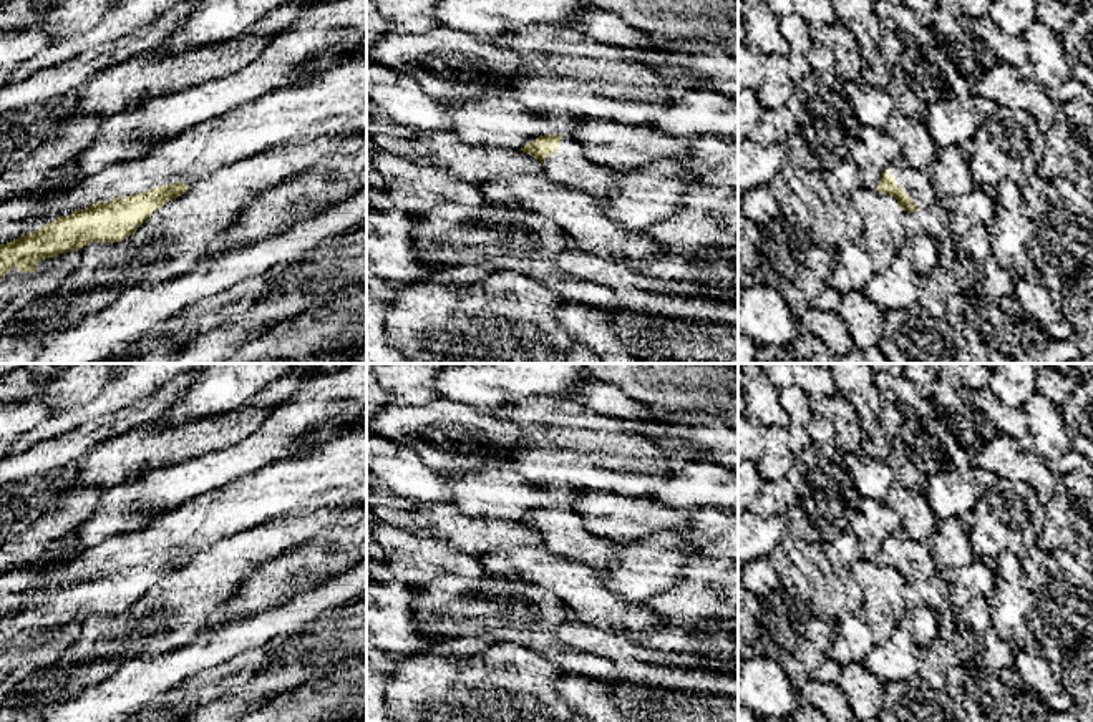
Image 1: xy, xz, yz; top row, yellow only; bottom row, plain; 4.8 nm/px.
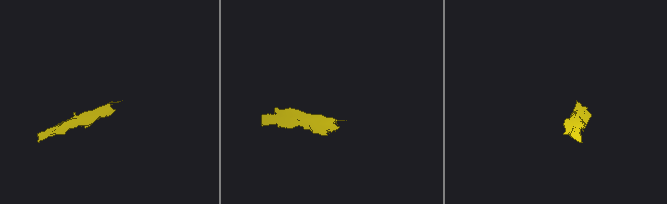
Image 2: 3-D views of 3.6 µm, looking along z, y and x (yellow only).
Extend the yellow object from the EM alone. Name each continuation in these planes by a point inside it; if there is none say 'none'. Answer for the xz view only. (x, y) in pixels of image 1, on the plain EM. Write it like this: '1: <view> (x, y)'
1: xz (568, 538)

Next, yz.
1: yz (918, 556)

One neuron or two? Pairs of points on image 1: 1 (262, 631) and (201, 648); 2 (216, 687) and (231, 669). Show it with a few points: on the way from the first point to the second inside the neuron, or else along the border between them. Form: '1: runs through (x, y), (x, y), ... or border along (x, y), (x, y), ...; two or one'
1: runs through (247, 631), (216, 646); one
2: runs through (219, 682), (228, 674); one

